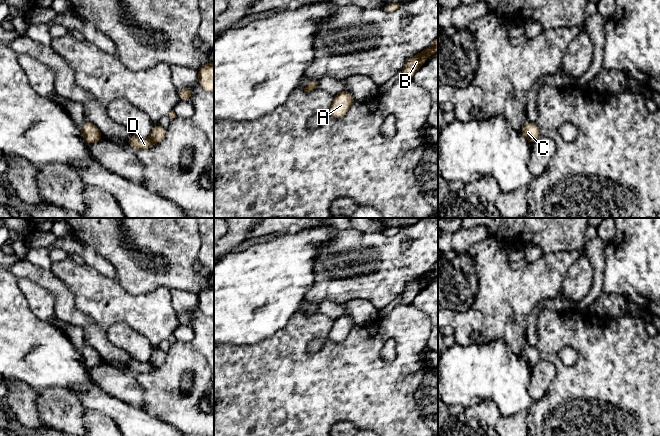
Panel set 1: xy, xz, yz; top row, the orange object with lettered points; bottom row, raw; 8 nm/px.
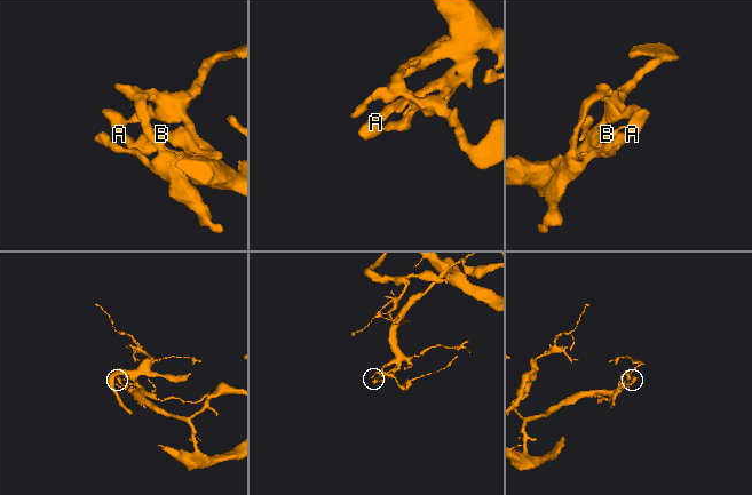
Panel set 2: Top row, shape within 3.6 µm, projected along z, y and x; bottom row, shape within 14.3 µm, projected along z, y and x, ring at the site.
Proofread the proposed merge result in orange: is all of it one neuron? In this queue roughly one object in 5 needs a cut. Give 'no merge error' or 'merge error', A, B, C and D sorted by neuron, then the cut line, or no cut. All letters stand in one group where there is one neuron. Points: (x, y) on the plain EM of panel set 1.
no merge error; groups A B C D; cut none

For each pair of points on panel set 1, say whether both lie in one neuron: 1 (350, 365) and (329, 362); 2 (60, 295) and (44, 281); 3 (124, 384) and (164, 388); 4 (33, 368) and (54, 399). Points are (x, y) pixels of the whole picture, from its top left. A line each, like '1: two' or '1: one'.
1: one
2: one
3: two
4: two

